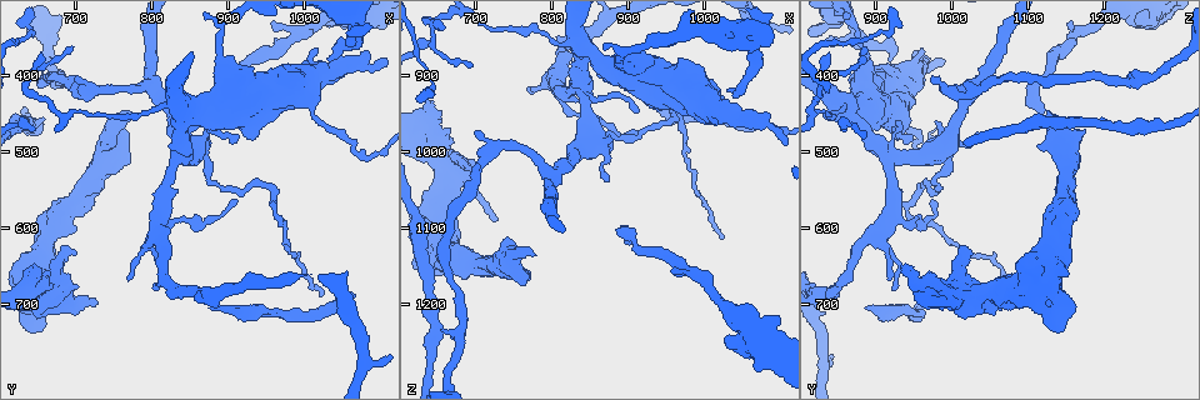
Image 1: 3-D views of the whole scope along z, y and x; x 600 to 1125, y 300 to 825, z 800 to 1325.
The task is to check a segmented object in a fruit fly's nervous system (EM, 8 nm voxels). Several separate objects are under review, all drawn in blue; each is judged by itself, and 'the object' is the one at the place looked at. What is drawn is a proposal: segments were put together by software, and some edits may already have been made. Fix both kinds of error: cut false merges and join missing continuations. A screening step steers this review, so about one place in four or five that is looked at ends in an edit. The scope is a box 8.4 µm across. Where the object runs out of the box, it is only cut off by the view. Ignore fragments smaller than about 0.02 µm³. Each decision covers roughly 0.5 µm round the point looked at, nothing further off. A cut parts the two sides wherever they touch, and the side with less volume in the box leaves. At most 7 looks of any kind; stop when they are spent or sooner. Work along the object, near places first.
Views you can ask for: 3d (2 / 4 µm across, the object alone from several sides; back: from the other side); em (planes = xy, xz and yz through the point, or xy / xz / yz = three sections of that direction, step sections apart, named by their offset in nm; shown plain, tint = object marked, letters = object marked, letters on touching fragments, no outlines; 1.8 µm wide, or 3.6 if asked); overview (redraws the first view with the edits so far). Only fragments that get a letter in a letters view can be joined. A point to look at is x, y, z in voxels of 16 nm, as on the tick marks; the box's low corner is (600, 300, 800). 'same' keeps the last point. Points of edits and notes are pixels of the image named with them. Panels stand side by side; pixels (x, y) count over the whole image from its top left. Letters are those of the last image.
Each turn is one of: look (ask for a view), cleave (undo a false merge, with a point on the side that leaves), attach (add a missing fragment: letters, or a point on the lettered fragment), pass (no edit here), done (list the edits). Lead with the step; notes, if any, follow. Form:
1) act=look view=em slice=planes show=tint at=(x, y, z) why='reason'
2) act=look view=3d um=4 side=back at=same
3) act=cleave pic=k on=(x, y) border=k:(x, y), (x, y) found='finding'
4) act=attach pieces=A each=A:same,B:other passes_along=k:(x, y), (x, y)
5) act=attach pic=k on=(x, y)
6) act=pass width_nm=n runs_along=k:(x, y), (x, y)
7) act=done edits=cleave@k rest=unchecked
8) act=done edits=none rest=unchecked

act=look view=em slice=planes show=tint at=(645, 655, 935) why='stops while still wide'

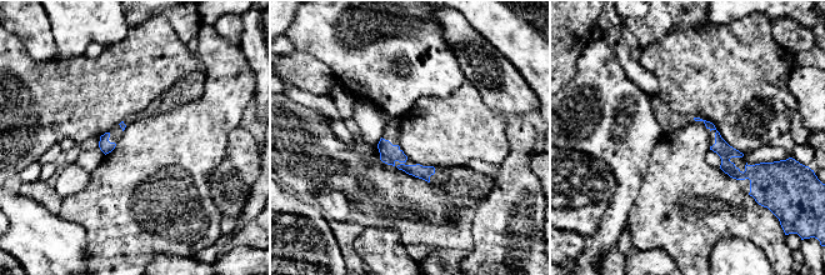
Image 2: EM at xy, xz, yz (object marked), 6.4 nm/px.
act=look view=em slice=planes show=letters at=same why='what lies round it'

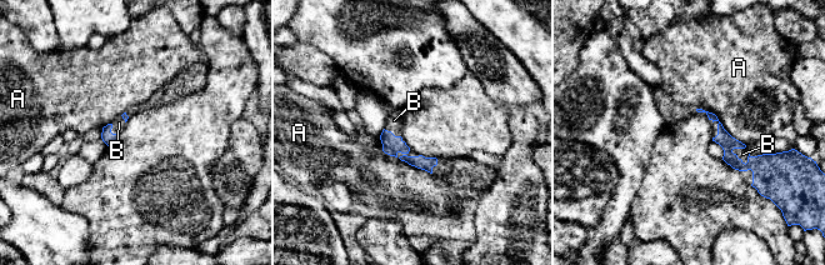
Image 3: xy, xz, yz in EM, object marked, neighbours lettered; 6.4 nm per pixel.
act=attach pieces=B each=A:other,B:same found='it goes on there'

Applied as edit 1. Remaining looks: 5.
act=look view=overview why='redraw'

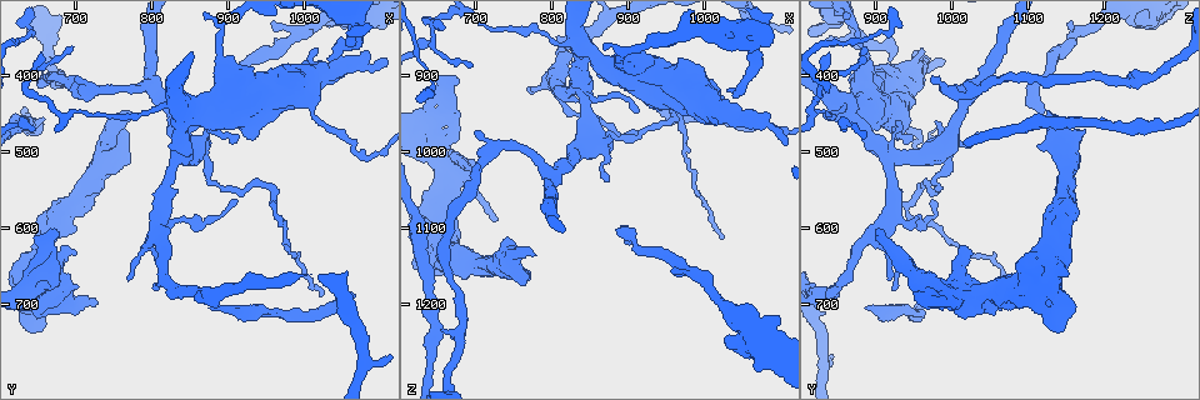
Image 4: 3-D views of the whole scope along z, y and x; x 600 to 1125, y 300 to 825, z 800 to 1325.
act=look view=em slice=planes show=letters at=(850, 445, 860) why='sharp bend'

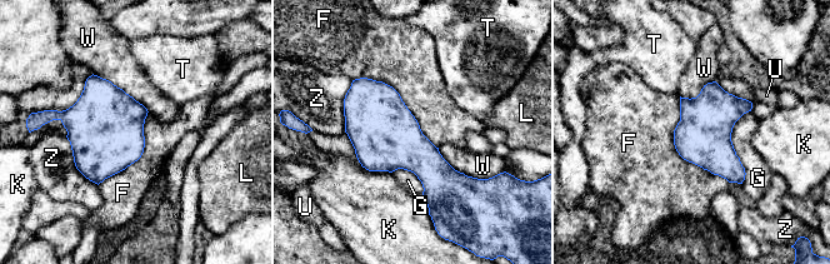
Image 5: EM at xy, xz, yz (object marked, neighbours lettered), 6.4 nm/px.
act=pass longest_contact=F:650nm each=F:other,G:other,K:other,L:other,T:other,U:other,W:other,Z:other border=5:(679, 96), (675, 150), (729, 183) found='continuous, no second neuron'

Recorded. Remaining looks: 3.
act=look view=em um=3.6 slice=xy step=4 show=tint at=(1000, 425, 915) why='calibre changes'

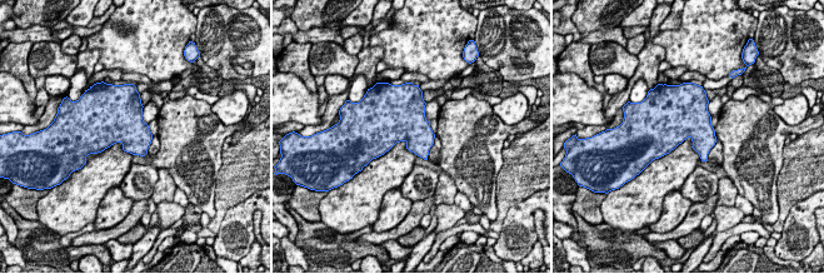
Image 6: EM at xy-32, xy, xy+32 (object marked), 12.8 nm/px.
act=look view=em um=3.6 slice=planes show=letters at=same

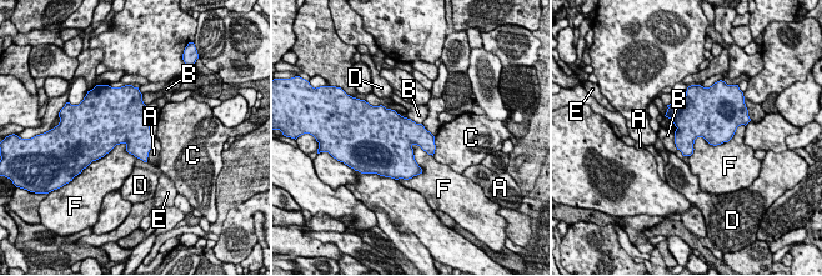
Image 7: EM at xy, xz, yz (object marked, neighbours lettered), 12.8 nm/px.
act=pass each=A:other,B:other,C:other,D:other,E:other,F:other border=7:(416, 144), (421, 171), (407, 179) found='one neuron here'

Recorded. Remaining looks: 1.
act=done edits=attach@3 rest=unchecked

